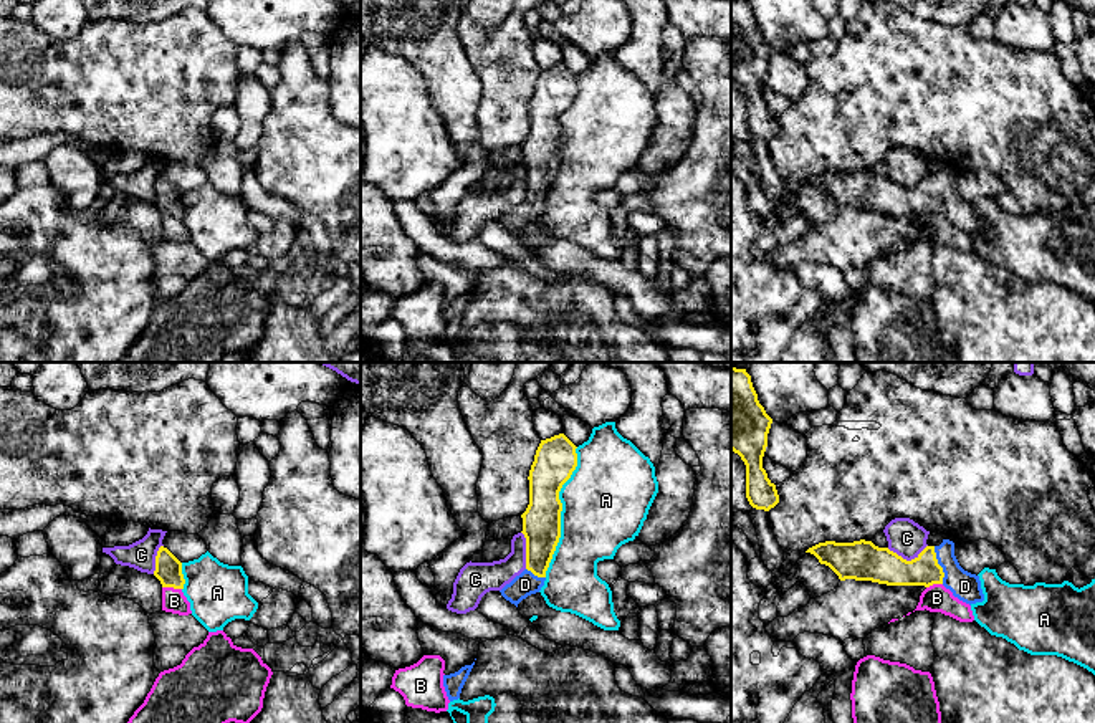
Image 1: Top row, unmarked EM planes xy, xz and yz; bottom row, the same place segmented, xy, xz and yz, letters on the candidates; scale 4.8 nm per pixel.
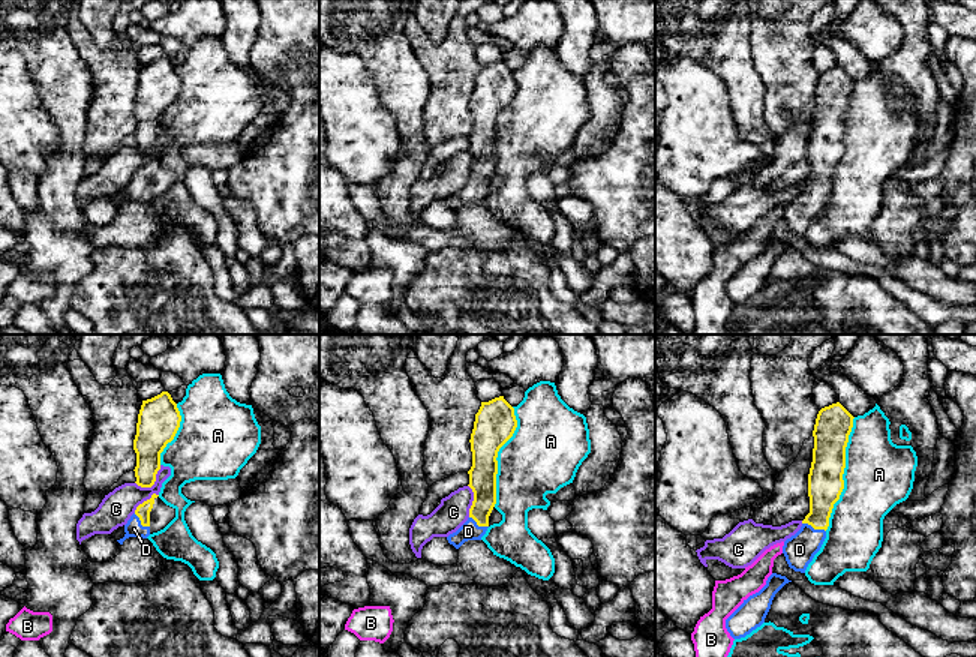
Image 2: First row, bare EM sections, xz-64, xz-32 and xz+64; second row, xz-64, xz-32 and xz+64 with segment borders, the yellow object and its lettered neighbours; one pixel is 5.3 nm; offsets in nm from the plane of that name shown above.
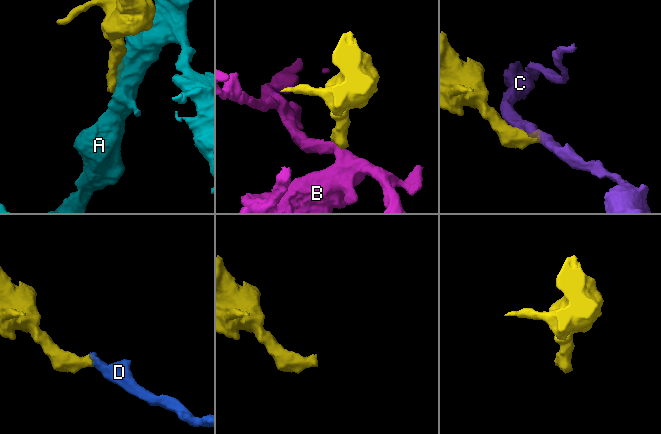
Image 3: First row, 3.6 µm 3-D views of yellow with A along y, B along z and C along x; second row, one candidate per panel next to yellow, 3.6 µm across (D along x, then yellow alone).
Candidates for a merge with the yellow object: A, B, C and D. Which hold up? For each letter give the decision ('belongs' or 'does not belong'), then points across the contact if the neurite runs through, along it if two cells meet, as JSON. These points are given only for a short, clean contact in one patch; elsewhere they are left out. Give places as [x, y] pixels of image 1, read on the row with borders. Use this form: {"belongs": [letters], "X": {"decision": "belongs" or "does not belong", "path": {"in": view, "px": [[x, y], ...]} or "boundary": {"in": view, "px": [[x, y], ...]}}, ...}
{"belongs": ["D"], "A": {"decision": "does not belong"}, "B": {"decision": "does not belong", "boundary": {"in": "xy", "px": [[162, 586], [181, 589]]}}, "C": {"decision": "does not belong", "boundary": {"in": "yz", "px": [[927, 545], [910, 560], [903, 560], [887, 548]]}}, "D": {"decision": "belongs", "path": {"in": "yz", "px": [[887, 568], [930, 568], [938, 564], [965, 586]]}}}

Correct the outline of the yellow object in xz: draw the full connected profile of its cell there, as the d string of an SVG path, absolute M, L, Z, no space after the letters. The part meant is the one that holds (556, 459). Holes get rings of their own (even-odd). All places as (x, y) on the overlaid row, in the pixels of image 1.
M564 435L541 440L529 470L529 505L521 515L526 538L526 569L500 592L514 604L541 591L561 538L559 491L577 467L576 445Z

